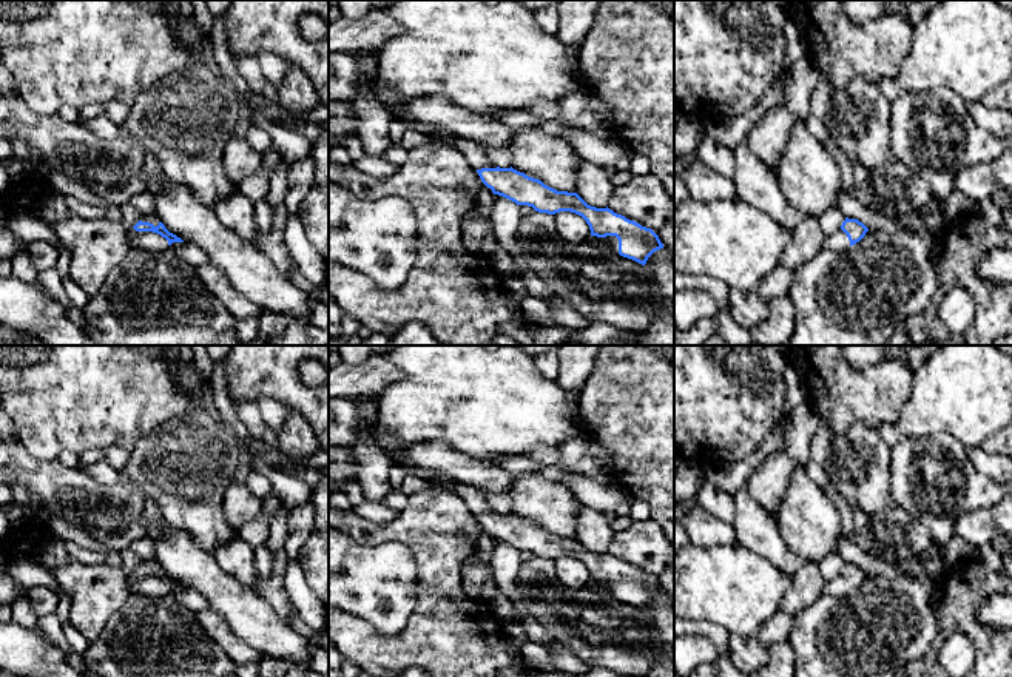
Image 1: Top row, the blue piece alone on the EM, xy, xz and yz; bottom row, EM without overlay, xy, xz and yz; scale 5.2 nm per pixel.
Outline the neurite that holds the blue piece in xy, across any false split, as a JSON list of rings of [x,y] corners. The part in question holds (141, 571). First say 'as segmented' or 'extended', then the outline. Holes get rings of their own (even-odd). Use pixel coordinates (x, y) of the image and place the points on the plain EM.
extended; [[[142,566],[128,574],[128,584],[133,594],[143,597],[167,595],[173,588],[184,588],[176,580],[170,578],[162,568],[154,572]]]

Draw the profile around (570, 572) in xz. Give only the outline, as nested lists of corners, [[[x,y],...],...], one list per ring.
[[[571,557],[552,560],[555,581],[571,589],[580,589],[591,584],[591,575],[586,566]]]

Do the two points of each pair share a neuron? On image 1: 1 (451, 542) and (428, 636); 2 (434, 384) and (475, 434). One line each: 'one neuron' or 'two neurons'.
1: one neuron
2: one neuron

